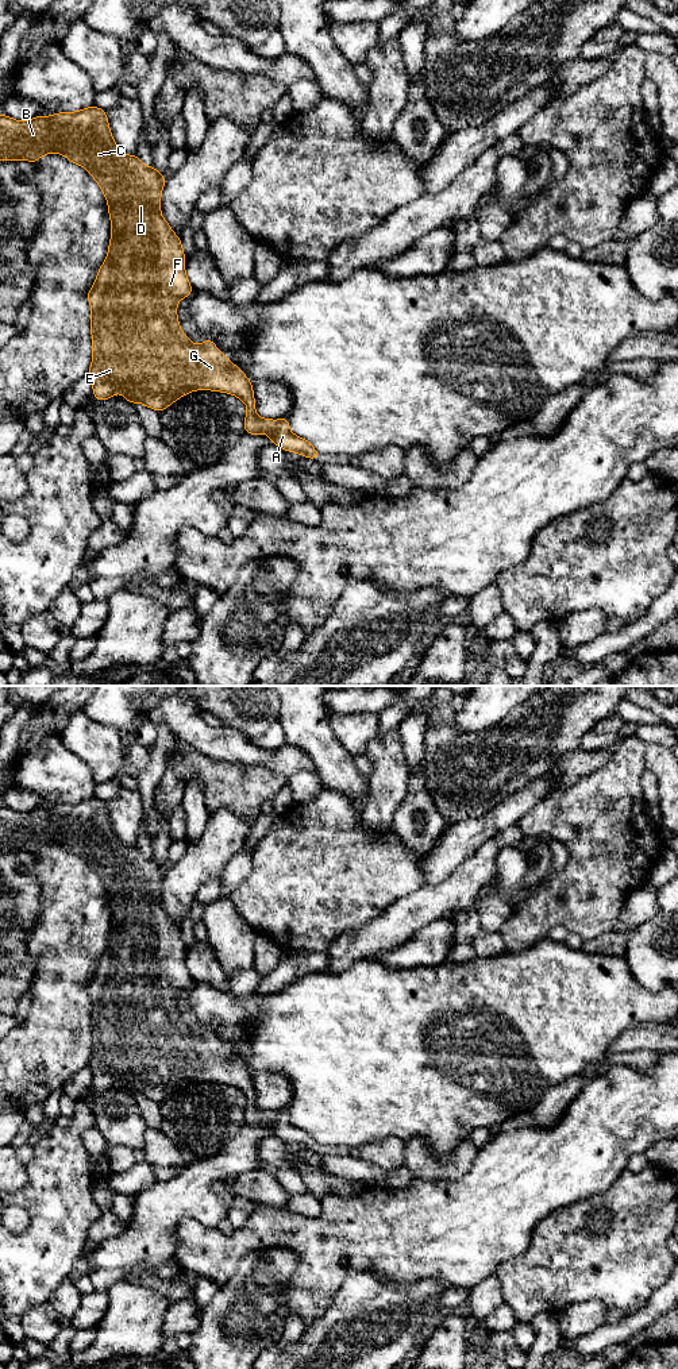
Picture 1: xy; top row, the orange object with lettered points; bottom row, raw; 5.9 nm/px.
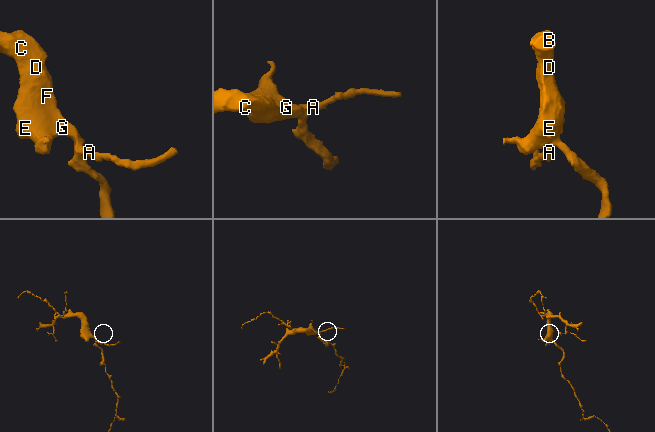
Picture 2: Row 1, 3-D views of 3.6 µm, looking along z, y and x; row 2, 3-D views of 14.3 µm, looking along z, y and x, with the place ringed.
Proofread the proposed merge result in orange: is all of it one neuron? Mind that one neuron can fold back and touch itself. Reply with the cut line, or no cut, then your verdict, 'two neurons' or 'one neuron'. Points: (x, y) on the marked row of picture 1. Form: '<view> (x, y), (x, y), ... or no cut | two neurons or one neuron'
no cut | one neuron

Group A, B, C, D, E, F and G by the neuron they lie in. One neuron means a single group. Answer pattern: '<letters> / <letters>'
A B C D E F G

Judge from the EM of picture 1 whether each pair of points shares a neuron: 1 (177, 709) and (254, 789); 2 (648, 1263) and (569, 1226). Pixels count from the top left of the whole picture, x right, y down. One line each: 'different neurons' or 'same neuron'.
1: different neurons
2: same neuron

